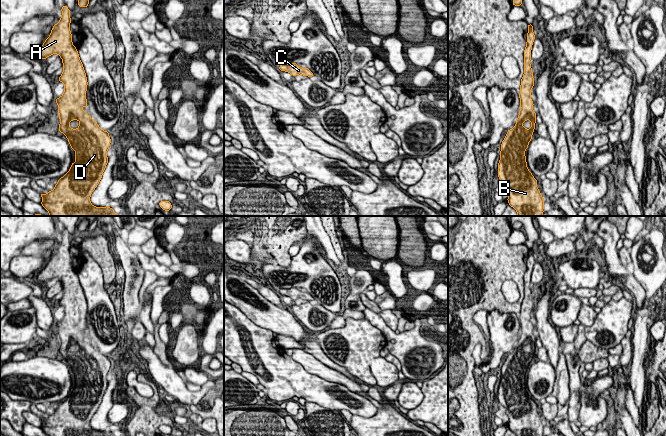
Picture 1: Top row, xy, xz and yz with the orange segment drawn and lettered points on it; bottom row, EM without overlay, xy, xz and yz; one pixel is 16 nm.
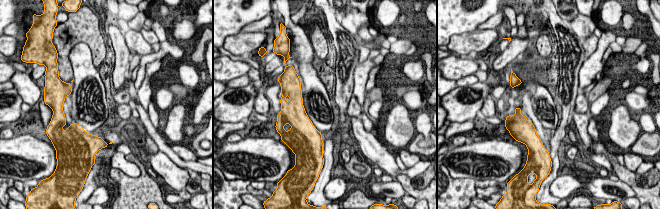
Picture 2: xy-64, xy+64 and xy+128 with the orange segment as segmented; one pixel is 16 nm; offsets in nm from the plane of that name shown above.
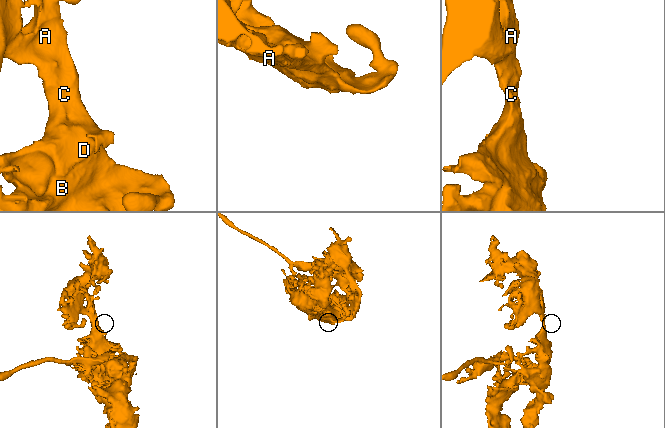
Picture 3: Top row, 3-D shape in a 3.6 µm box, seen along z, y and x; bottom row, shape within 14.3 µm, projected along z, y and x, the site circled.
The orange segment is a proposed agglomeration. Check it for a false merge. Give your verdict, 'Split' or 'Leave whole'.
Leave whole

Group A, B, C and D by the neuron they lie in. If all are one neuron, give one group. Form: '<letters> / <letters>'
A B C D

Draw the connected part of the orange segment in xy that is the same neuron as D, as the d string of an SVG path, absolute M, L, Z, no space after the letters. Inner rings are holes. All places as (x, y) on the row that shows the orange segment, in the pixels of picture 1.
M65 5L61 8L62 16L60 21L51 30L50 36L35 53L35 56L46 59L58 54L63 62L64 70L59 77L59 82L64 83L64 93L56 98L59 113L59 132L62 132L68 139L71 149L75 151L75 162L72 162L70 170L55 185L52 191L41 194L41 205L49 212L49 216L120 216L112 208L106 206L96 207L90 202L90 196L95 190L108 163L107 150L111 139L109 132L102 130L97 122L83 111L83 106L87 107L86 91L87 77L83 64L80 60L77 48L73 46L72 34L70 31L70 10ZM72 120L78 120L80 125L77 129L72 129L69 124Z

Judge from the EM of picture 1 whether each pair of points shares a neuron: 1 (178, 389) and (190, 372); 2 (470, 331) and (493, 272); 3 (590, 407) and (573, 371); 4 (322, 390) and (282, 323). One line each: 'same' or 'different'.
1: different
2: same
3: different
4: different

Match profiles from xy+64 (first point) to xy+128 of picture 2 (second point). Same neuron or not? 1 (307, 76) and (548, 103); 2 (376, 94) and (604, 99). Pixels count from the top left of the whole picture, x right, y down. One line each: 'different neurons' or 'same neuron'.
1: same neuron
2: different neurons

